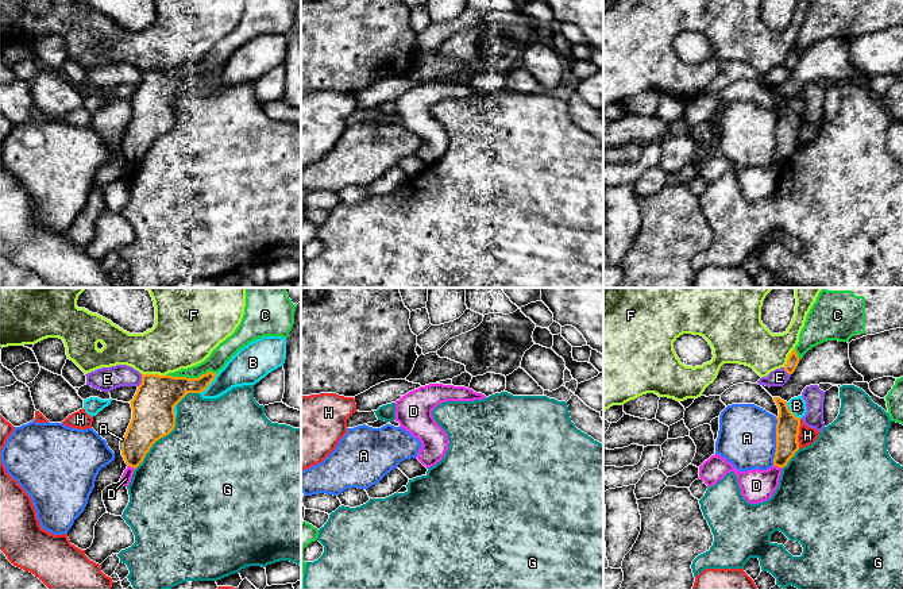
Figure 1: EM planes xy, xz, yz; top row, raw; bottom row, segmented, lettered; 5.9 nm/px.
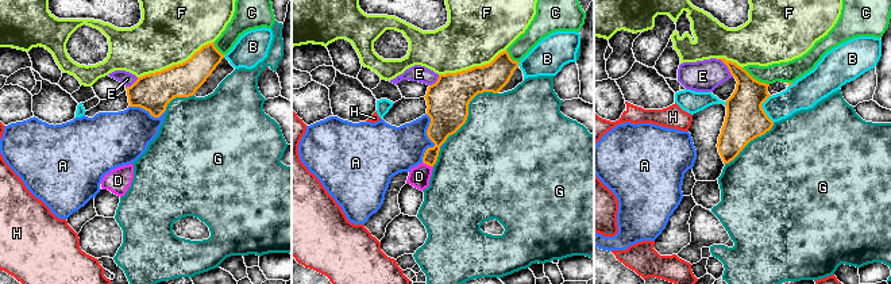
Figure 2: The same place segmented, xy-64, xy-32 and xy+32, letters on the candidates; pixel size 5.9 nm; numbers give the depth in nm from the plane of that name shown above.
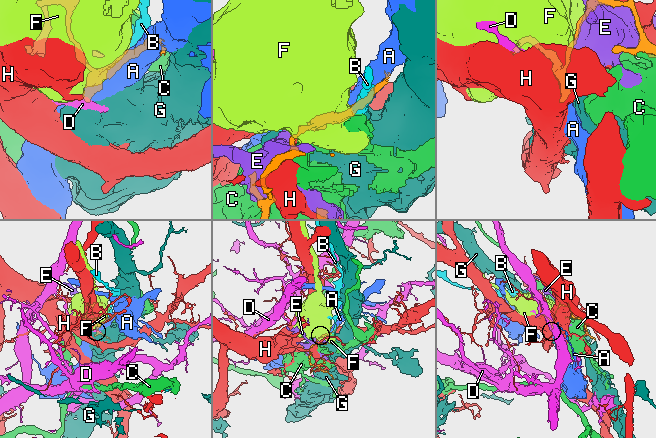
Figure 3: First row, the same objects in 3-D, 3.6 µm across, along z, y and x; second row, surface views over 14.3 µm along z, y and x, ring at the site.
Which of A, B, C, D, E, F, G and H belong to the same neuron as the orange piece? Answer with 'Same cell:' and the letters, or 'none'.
Same cell: none

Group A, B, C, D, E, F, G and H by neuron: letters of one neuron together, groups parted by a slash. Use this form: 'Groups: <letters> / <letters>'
Groups: A / B / C / D / E / F / G / H

